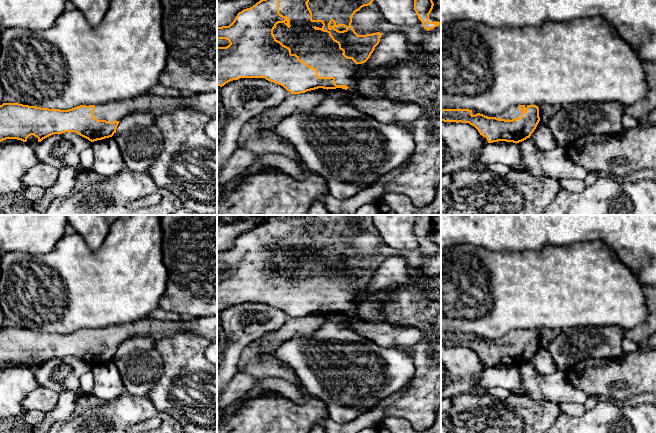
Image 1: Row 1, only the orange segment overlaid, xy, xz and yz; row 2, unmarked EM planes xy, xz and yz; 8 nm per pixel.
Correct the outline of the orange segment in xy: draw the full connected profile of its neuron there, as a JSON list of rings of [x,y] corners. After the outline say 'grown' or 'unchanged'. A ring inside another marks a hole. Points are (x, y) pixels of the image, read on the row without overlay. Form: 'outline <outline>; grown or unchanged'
outline [[[217,316],[203,318],[183,318],[179,321],[161,321],[144,318],[138,321],[111,325],[99,329],[80,329],[68,334],[41,332],[19,327],[0,329],[0,366],[6,363],[17,363],[23,366],[34,359],[38,366],[53,359],[75,356],[91,366],[112,361],[116,357],[119,345],[134,337],[149,337],[154,340],[172,336],[177,333],[193,333],[197,336],[217,341]]]; grown

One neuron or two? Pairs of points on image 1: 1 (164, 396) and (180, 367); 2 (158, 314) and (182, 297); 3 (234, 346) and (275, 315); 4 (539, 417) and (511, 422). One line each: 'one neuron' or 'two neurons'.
1: one neuron
2: two neurons
3: one neuron
4: one neuron

